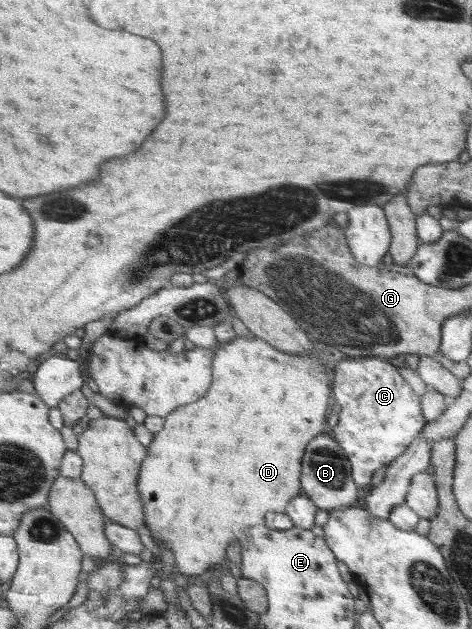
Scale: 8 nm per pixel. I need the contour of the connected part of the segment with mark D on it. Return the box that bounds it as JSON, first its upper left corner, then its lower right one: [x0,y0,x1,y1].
[140,337,330,584]

